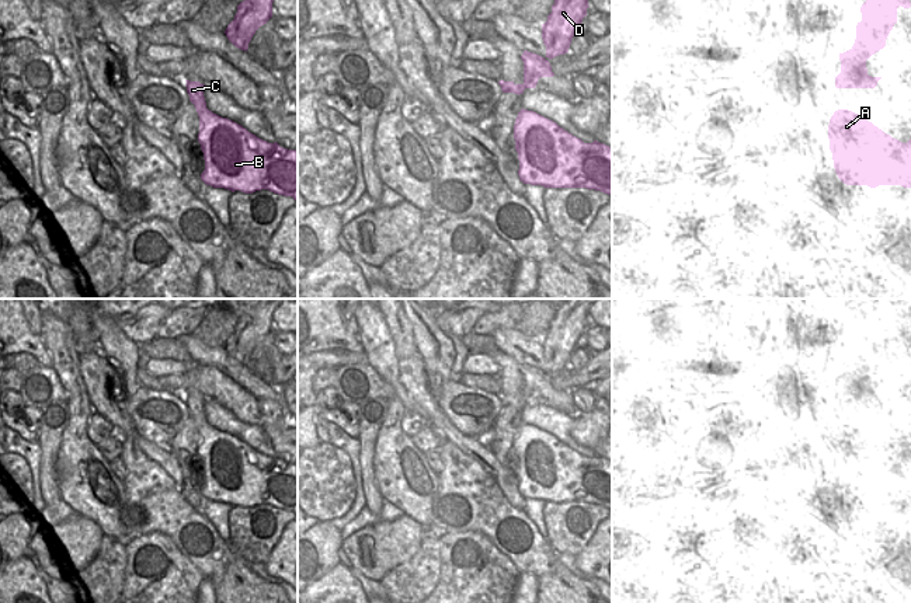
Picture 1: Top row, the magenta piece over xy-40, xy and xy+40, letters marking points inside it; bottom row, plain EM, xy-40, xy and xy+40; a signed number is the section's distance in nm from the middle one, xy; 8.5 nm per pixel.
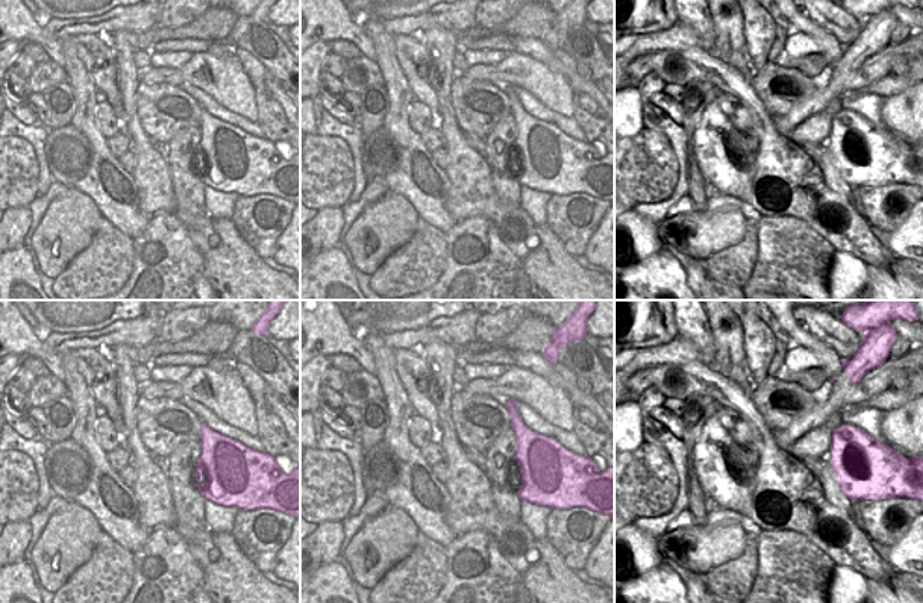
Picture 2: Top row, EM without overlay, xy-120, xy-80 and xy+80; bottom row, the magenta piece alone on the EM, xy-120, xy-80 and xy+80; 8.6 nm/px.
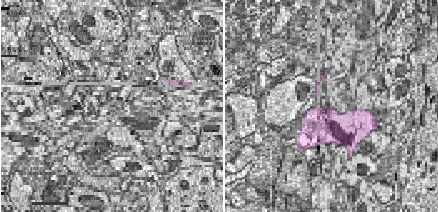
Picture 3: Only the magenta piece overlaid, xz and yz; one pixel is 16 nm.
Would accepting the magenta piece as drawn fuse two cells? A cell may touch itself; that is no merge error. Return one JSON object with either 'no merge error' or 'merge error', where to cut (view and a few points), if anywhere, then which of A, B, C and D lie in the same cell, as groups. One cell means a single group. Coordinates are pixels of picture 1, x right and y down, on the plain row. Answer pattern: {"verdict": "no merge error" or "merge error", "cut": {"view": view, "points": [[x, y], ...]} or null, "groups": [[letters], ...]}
{"verdict": "merge error", "cut": {"view": "xy", "points": [[524, 397], [525, 401]]}, "groups": [["A", "B", "C"], ["D"]]}

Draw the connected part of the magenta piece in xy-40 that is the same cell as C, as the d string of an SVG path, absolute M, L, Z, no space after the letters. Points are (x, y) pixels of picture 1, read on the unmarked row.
M187 395L189 415L199 431L198 456L205 484L201 494L213 502L253 508L268 503L298 515L298 466L268 457L241 439L206 422L199 395Z

